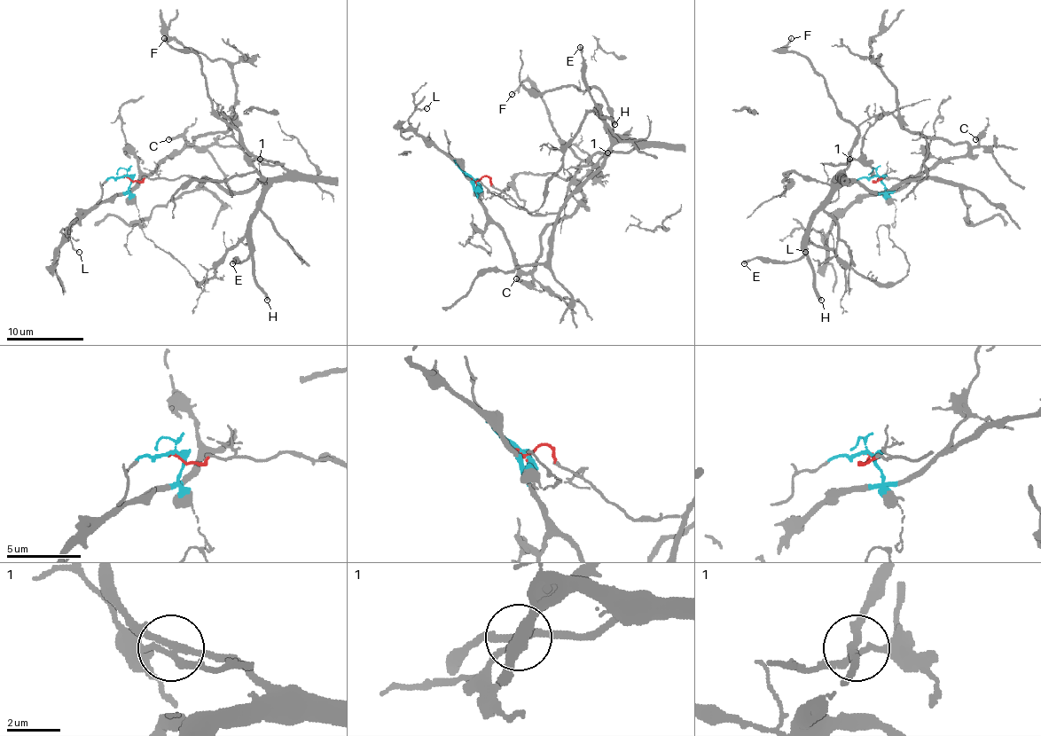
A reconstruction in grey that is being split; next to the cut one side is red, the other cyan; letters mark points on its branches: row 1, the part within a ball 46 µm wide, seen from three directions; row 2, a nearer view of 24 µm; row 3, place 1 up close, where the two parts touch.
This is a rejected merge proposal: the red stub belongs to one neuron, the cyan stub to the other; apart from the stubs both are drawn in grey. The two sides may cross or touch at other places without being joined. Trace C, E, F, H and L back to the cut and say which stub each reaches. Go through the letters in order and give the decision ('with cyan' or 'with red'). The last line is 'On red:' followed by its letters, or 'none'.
C: with cyan
E: with red
F: with red
H: with red
L: with cyan
On red: E, F, H

